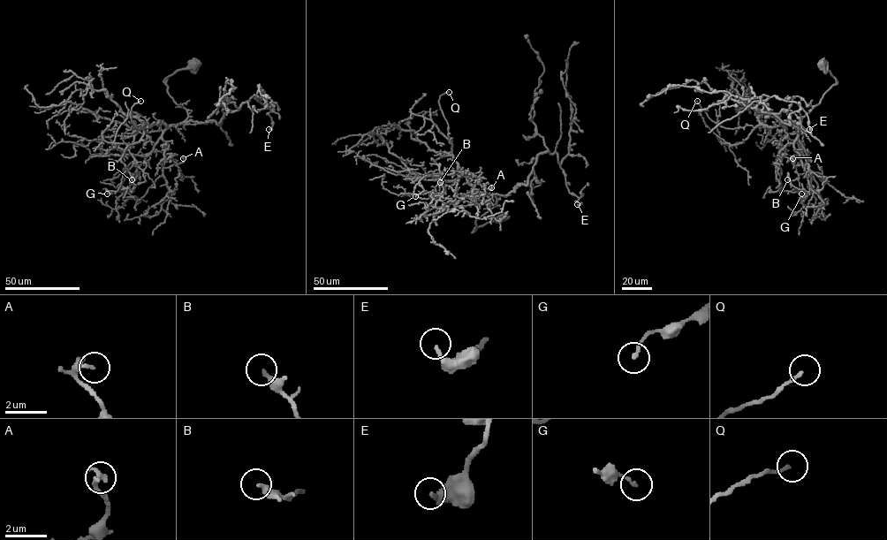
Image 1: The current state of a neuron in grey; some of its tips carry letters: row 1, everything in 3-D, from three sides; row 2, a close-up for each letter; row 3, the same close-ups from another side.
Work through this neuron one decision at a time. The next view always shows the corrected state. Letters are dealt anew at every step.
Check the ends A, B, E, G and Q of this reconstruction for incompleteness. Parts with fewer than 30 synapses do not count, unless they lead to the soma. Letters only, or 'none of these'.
none of these

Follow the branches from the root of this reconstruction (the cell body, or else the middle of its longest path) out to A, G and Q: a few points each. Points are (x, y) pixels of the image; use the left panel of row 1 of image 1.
A: (193, 67), (174, 72), (165, 84), (188, 117), (162, 133), (168, 145), (164, 158), (179, 163), (183, 158)
G: (193, 67), (174, 72), (165, 84), (188, 117), (141, 129), (129, 149), (132, 165), (118, 189), (107, 193)
Q: (193, 67), (178, 70), (166, 81), (168, 93), (187, 112), (183, 121), (139, 128), (130, 111), (140, 101)

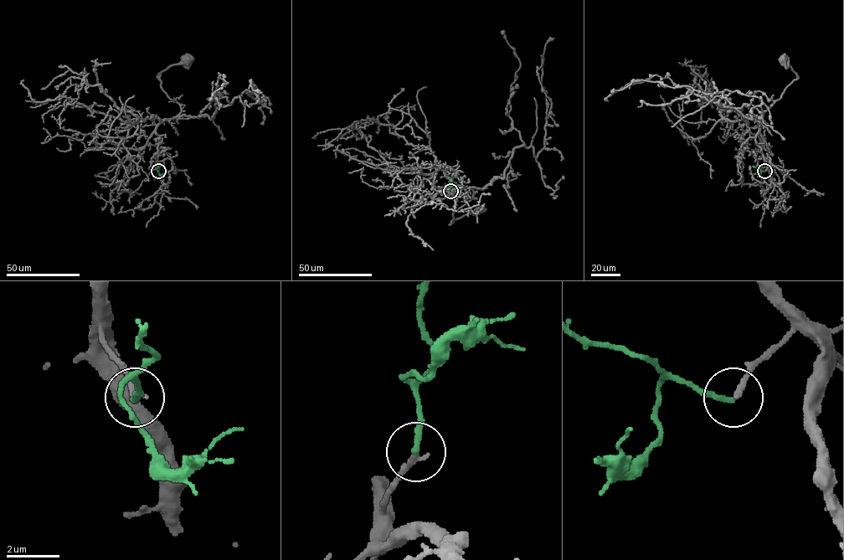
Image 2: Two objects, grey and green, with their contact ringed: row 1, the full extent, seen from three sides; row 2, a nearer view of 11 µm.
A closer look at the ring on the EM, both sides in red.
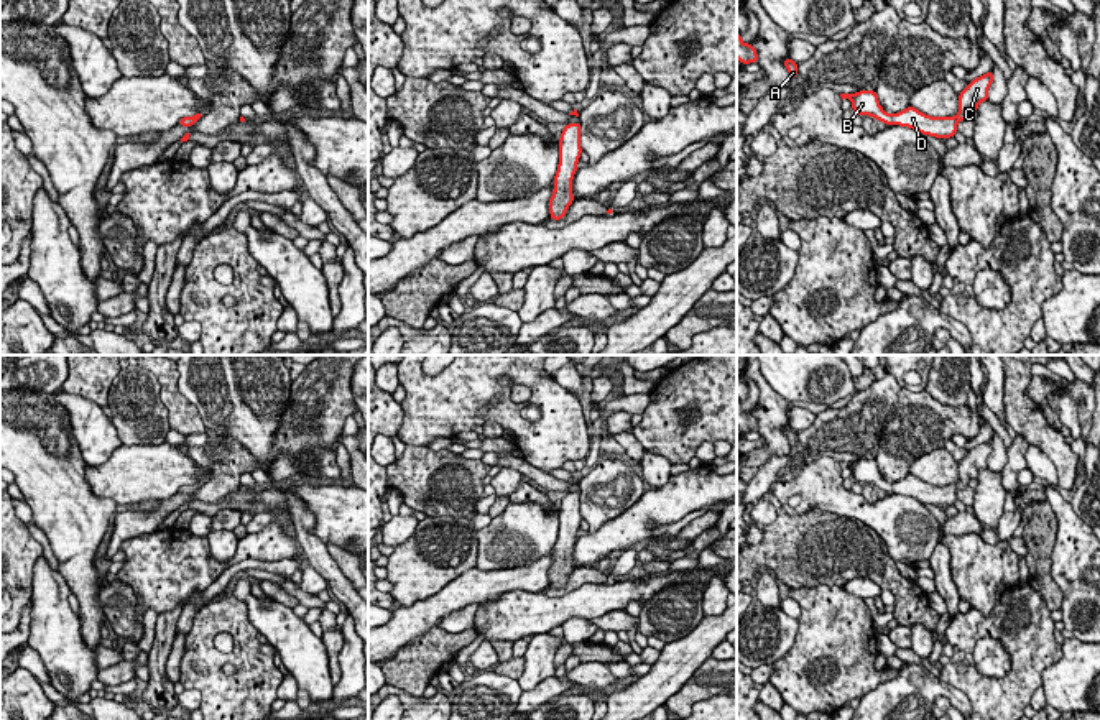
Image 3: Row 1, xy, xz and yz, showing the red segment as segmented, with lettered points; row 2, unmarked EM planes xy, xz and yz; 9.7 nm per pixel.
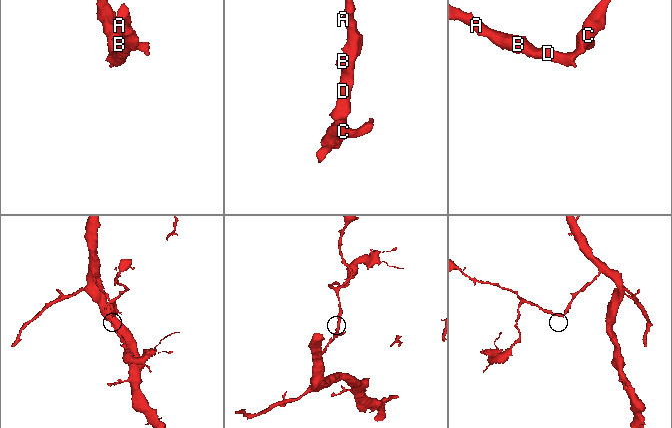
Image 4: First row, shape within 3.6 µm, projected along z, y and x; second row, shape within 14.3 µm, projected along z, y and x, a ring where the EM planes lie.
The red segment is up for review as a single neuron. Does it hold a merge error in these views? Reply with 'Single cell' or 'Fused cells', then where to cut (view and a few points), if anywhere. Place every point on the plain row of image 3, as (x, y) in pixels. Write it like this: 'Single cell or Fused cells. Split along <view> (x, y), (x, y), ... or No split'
Single cell. No split

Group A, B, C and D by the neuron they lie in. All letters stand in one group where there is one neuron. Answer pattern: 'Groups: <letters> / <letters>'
Groups: A B C D

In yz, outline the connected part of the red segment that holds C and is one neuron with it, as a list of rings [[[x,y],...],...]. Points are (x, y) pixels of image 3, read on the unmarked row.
[[[993,439],[973,447],[968,454],[959,462],[959,482],[955,485],[931,485],[924,483],[914,475],[908,475],[899,482],[886,482],[880,470],[876,459],[860,459],[857,462],[840,462],[842,468],[852,468],[853,482],[862,485],[870,483],[876,488],[891,493],[914,496],[922,503],[931,503],[936,506],[950,506],[957,501],[957,492],[965,488],[970,480],[977,480],[978,472],[988,468],[988,457],[993,450]]]

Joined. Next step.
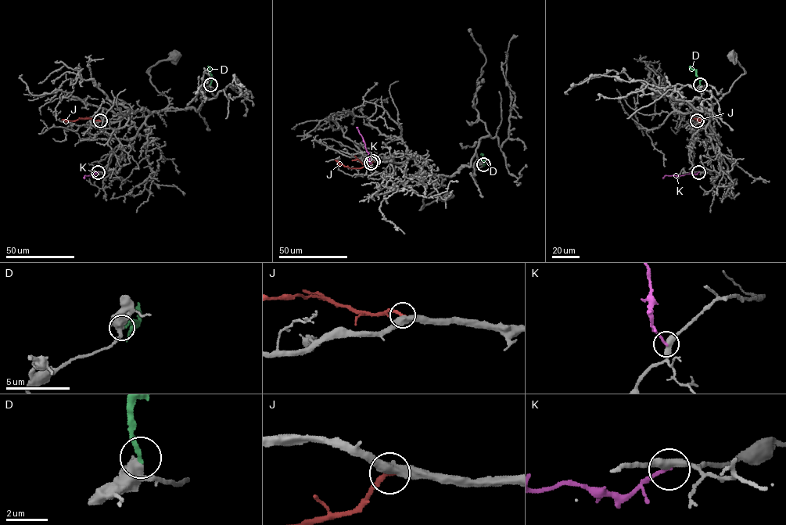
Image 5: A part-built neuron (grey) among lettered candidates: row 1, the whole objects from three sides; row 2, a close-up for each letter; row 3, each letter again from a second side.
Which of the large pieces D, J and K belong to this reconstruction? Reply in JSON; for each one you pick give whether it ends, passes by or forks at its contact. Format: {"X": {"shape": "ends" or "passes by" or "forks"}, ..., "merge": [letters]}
{"J": {"shape": "ends"}, "merge": ["J"]}

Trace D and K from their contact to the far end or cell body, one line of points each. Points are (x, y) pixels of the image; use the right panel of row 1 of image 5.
D: (700, 84), (696, 71), (690, 68), (690, 66)
K: (698, 172), (665, 175), (662, 178)

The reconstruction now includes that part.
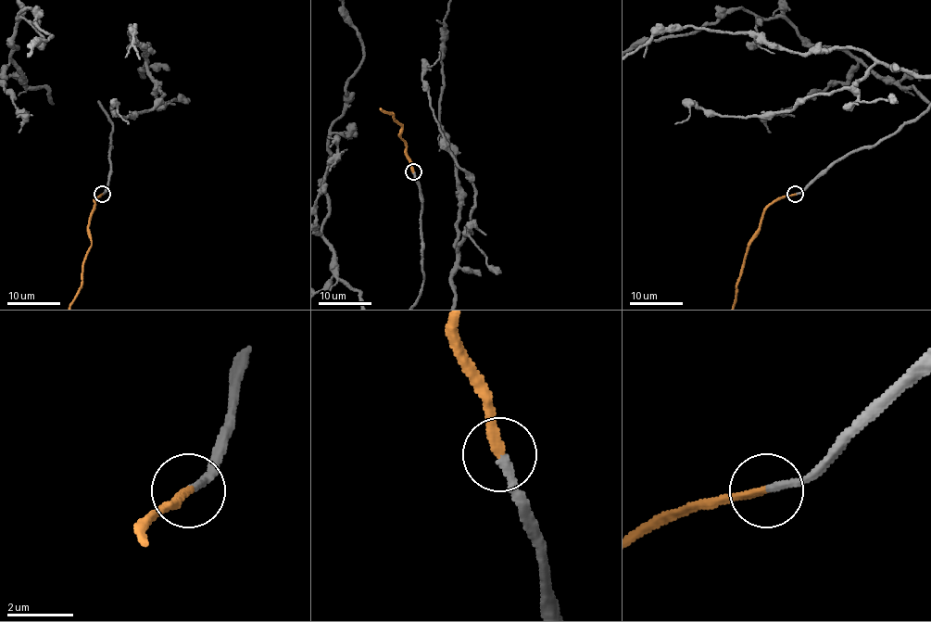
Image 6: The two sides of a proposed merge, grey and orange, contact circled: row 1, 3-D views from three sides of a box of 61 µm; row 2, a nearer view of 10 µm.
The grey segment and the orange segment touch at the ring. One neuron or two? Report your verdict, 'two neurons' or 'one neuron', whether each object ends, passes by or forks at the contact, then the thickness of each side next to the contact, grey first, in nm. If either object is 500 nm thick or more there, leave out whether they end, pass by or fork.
one neuron | grey ends | orange ends | 240/260 nm

